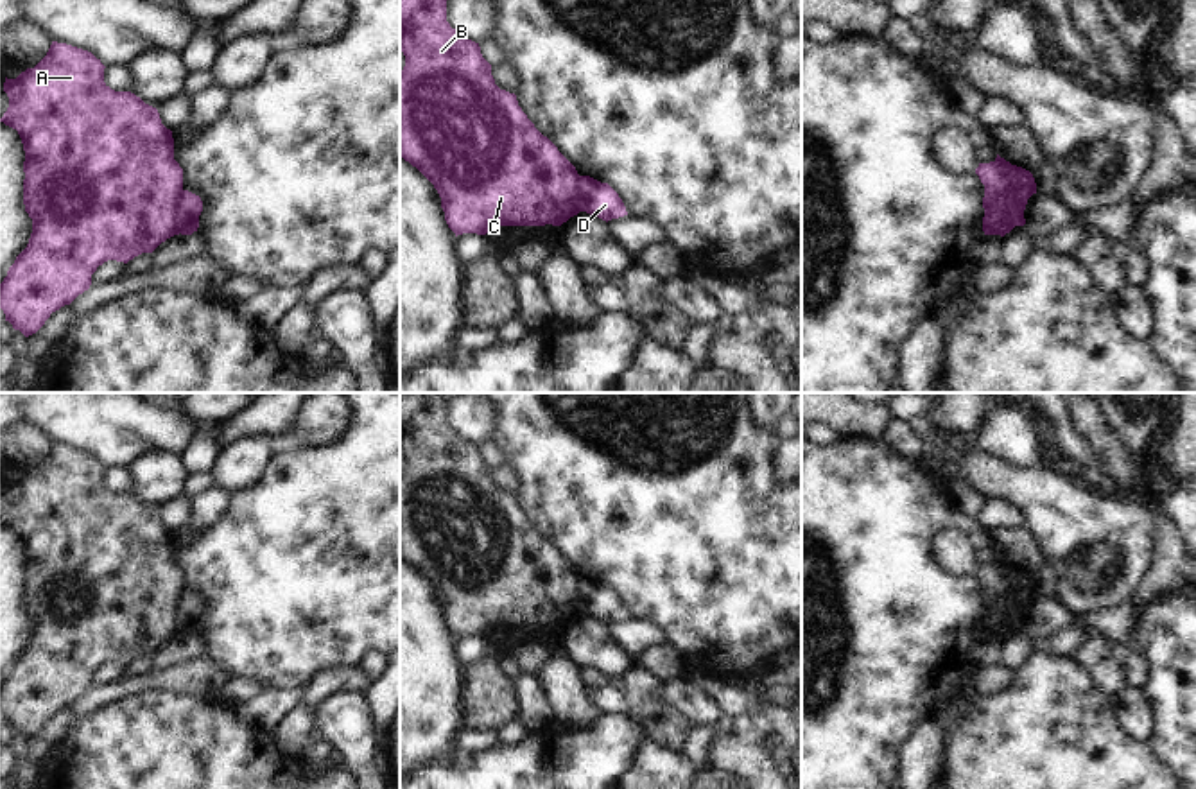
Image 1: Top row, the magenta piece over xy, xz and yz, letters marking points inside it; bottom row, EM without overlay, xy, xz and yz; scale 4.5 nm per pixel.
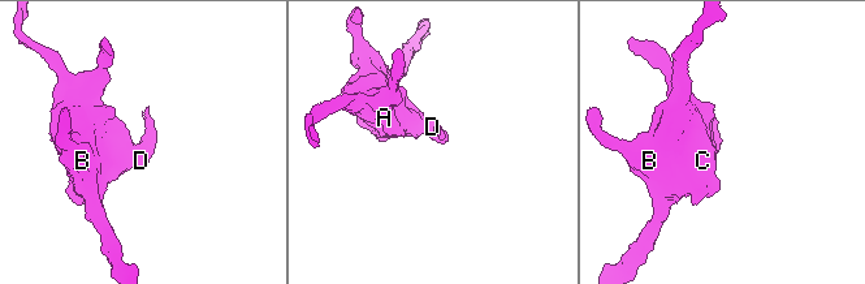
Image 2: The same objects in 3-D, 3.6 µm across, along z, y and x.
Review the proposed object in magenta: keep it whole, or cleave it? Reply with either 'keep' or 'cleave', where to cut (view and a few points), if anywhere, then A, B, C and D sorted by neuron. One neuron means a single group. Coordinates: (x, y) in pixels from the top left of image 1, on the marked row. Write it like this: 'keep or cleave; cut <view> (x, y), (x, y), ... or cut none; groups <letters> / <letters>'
cleave; cut xy (183, 190), (176, 214), (178, 232); groups A B C / D

